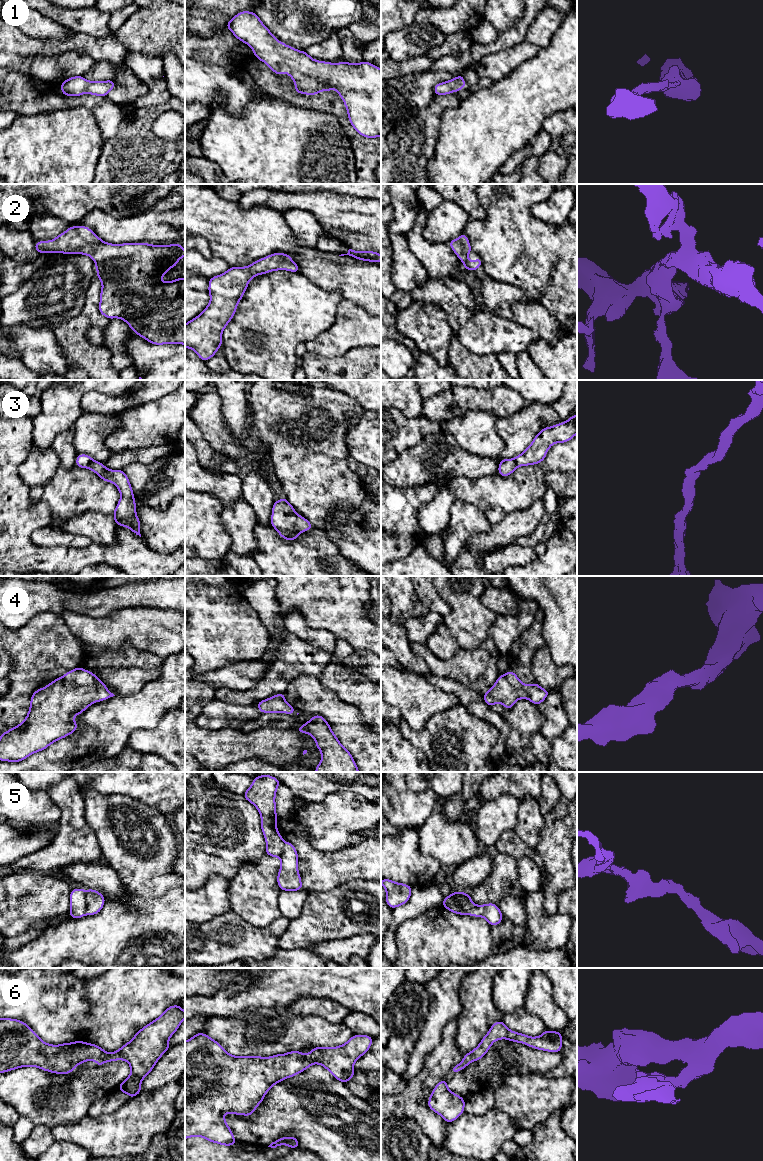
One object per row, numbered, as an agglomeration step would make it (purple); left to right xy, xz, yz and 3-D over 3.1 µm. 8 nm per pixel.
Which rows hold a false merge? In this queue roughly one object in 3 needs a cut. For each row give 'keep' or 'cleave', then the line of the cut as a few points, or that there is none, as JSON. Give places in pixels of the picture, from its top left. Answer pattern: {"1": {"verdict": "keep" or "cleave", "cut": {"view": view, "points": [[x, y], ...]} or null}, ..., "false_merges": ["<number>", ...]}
{"1": {"verdict": "keep", "cut": null}, "2": {"verdict": "keep", "cut": null}, "3": {"verdict": "keep", "cut": null}, "4": {"verdict": "keep", "cut": null}, "5": {"verdict": "cleave", "cut": {"view": "xy", "points": [[85, 891], [87, 914]]}}, "6": {"verdict": "keep", "cut": null}, "false_merges": ["5"]}

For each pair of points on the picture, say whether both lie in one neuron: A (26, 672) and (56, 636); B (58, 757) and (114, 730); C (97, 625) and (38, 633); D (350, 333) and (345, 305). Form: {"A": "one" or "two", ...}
{"A": "one", "B": "one", "C": "two", "D": "one"}

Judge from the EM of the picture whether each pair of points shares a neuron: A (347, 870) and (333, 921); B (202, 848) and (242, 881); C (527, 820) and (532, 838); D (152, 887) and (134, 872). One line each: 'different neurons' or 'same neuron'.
A: different neurons
B: different neurons
C: same neuron
D: same neuron

